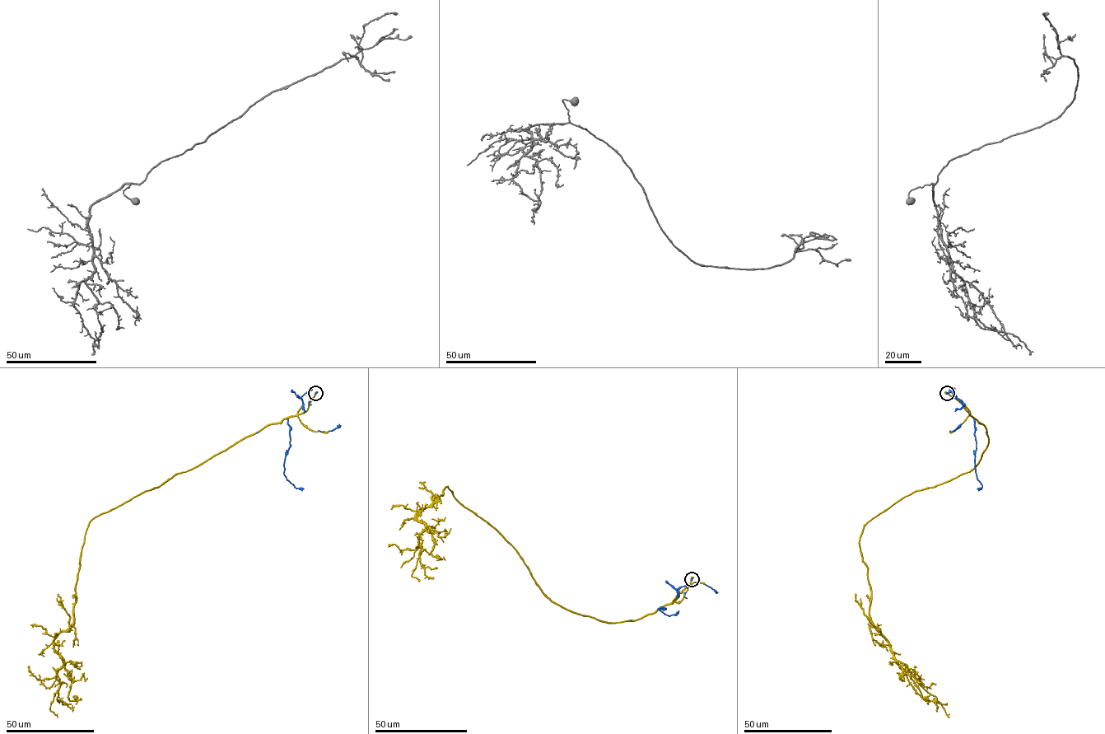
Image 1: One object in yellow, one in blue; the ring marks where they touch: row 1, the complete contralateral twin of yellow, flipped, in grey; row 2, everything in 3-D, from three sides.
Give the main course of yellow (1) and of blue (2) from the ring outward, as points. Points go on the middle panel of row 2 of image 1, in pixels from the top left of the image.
1: (692, 579), (681, 600), (636, 620), (573, 613), (446, 486), (415, 516), (425, 526), (412, 575), (419, 581)
2: (692, 579), (687, 586), (676, 589), (678, 596), (662, 607), (664, 610), (658, 610), (670, 616), (678, 610)

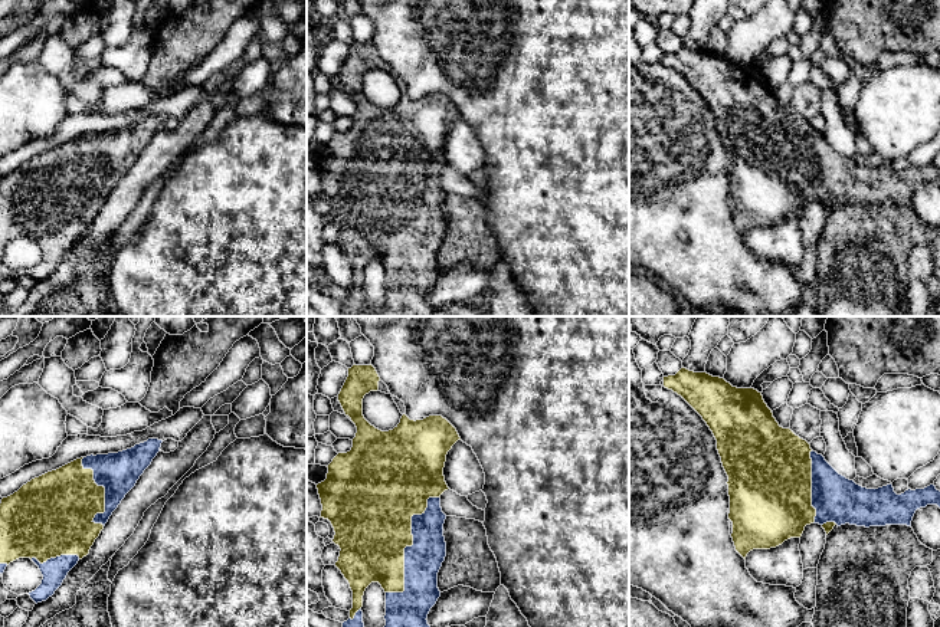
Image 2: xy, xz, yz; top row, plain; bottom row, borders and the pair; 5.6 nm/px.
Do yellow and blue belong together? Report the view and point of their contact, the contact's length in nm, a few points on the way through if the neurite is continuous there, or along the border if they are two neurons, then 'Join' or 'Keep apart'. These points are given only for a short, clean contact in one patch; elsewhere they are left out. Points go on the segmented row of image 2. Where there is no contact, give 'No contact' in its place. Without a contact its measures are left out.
Touches yellow at xz (409, 545). Shared border 600 nm. Join

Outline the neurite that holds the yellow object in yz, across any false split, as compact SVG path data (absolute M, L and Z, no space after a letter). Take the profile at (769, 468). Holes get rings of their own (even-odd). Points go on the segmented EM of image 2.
M684 367L675 375L664 377L664 387L681 395L702 417L717 440L717 450L728 476L731 538L736 551L744 559L753 549L770 549L790 538L800 538L805 526L810 523L819 523L826 535L835 525L841 526L845 523L865 528L885 525L911 526L917 509L927 505L937 505L940 508L940 490L934 485L924 489L908 489L897 495L891 483L878 489L867 489L839 475L822 454L810 449L806 440L796 436L790 429L779 426L762 393L754 388L737 388L724 378L713 377L707 372L694 372Z

